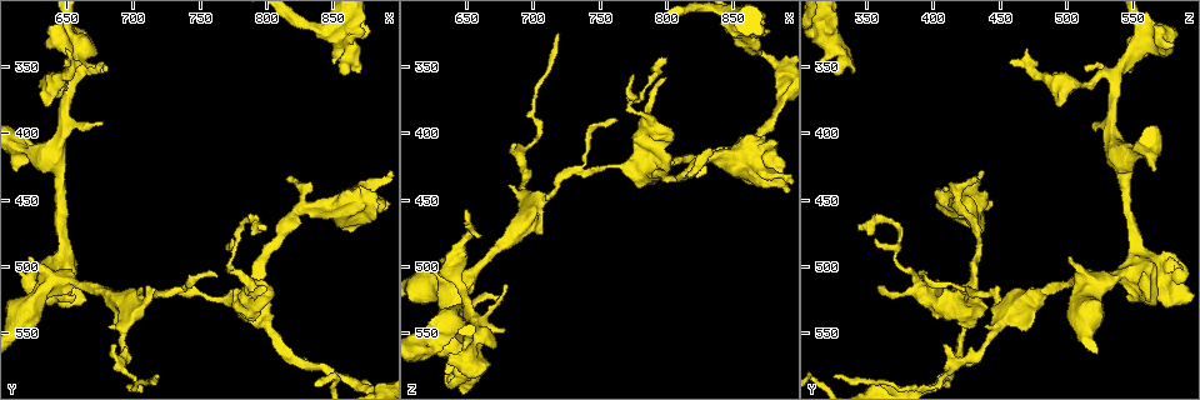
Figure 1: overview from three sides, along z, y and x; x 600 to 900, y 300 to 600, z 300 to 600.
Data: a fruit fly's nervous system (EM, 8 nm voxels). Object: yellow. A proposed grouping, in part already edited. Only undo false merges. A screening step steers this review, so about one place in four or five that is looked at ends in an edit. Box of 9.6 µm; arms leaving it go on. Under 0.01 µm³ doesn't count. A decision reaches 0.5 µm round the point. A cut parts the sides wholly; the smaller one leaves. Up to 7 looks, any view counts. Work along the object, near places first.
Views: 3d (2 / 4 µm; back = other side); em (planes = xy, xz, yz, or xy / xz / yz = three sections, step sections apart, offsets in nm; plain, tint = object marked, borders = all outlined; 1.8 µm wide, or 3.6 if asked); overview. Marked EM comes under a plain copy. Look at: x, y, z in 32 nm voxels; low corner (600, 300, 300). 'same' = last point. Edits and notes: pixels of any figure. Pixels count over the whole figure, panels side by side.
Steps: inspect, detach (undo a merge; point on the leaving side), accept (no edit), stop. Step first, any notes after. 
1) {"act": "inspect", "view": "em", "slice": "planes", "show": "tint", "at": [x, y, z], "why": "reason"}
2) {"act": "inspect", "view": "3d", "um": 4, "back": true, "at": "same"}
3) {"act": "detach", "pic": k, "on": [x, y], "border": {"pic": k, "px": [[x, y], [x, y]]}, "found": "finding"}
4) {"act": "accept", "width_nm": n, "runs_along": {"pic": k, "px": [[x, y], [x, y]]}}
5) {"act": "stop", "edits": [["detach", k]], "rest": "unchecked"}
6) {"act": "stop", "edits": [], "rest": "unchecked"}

{"act": "inspect", "view": "em", "slice": "planes", "show": "tint", "at": [634, 512, 522]}

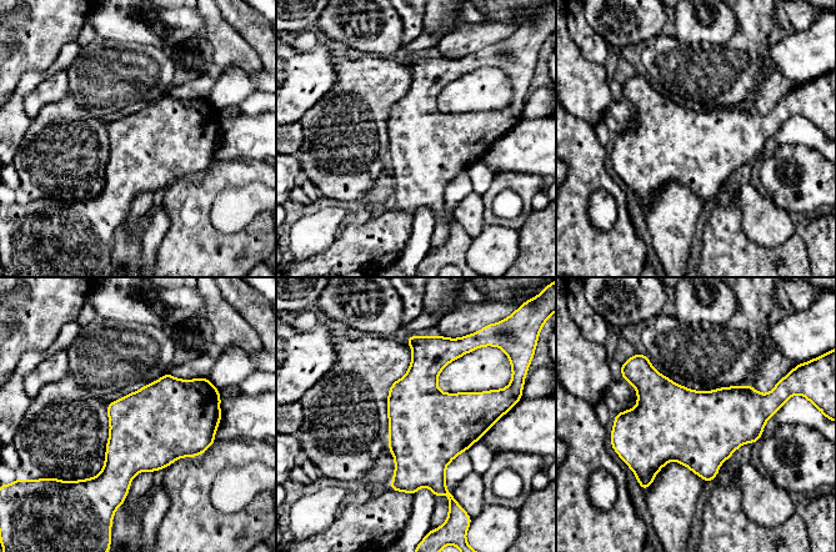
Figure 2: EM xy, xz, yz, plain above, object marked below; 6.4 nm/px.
{"act": "accept", "found": "one cell here"}

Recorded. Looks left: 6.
{"act": "inspect", "view": "em", "slice": "planes", "show": "tint", "at": [698, 536, 460], "why": "thick turns thin"}

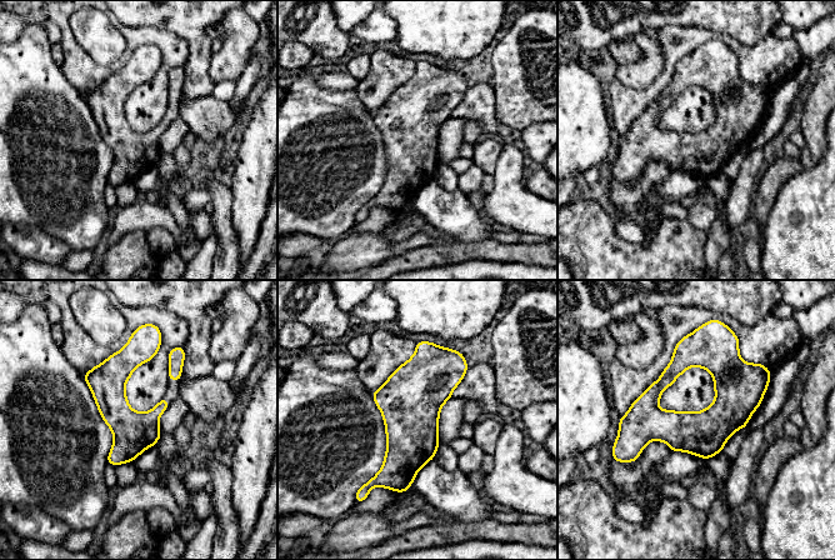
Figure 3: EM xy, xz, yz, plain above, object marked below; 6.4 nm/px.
{"act": "accept", "width_nm": 260, "found": "continuous, no second cell"}

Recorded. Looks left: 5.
{"act": "inspect", "view": "3d", "um": 2, "at": [784, 516, 388], "why": "abrupt turn"}

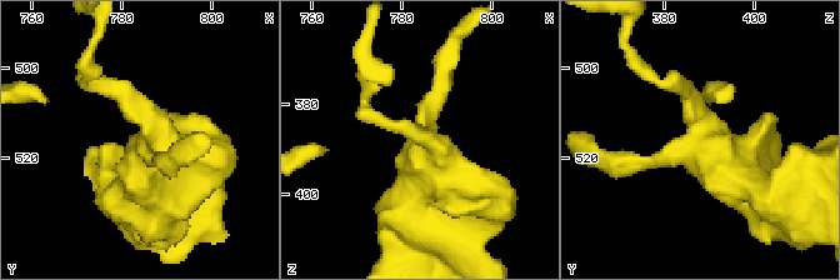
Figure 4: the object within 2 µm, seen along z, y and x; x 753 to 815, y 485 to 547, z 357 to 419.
{"act": "inspect", "view": "em", "um": 3.6, "slice": "yz", "step": 4, "show": "tint", "at": [785, 515, 389], "why": "need the tissue"}

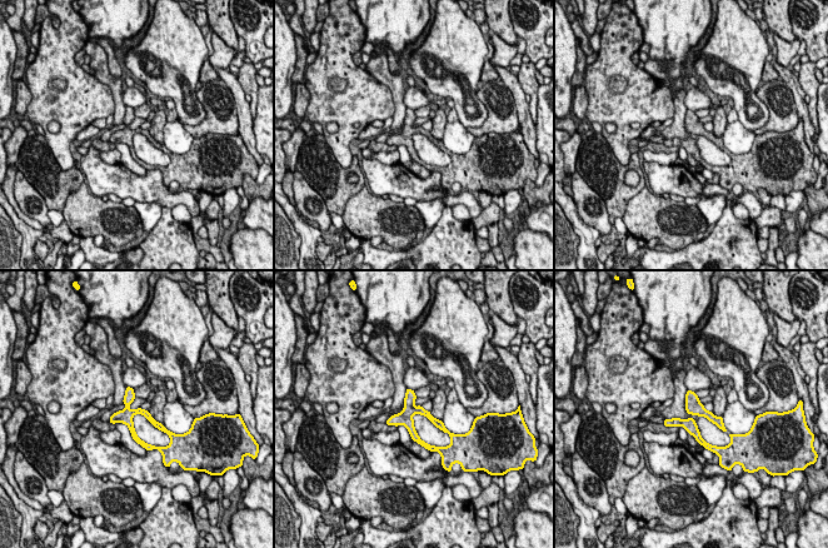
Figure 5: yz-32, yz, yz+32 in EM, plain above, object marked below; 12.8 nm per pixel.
{"act": "inspect", "view": "em", "um": 3.6, "slice": "planes", "show": "tint", "at": "same"}

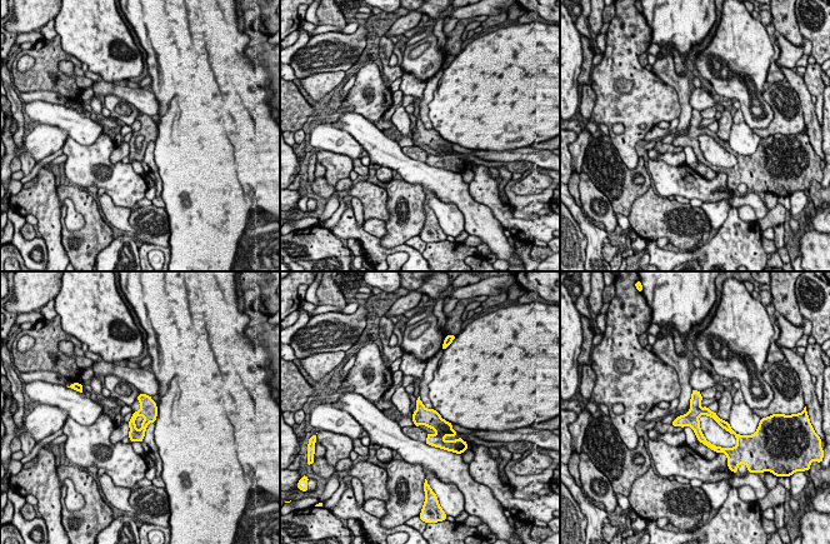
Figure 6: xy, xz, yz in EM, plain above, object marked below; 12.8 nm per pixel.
{"act": "accept", "width_nm": 200, "runs_along": {"pic": 6, "px": [[676, 423], [708, 412], [725, 424]]}, "found": "all the same cell"}

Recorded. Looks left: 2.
{"act": "stop", "edits": [], "rest": "unchecked"}

